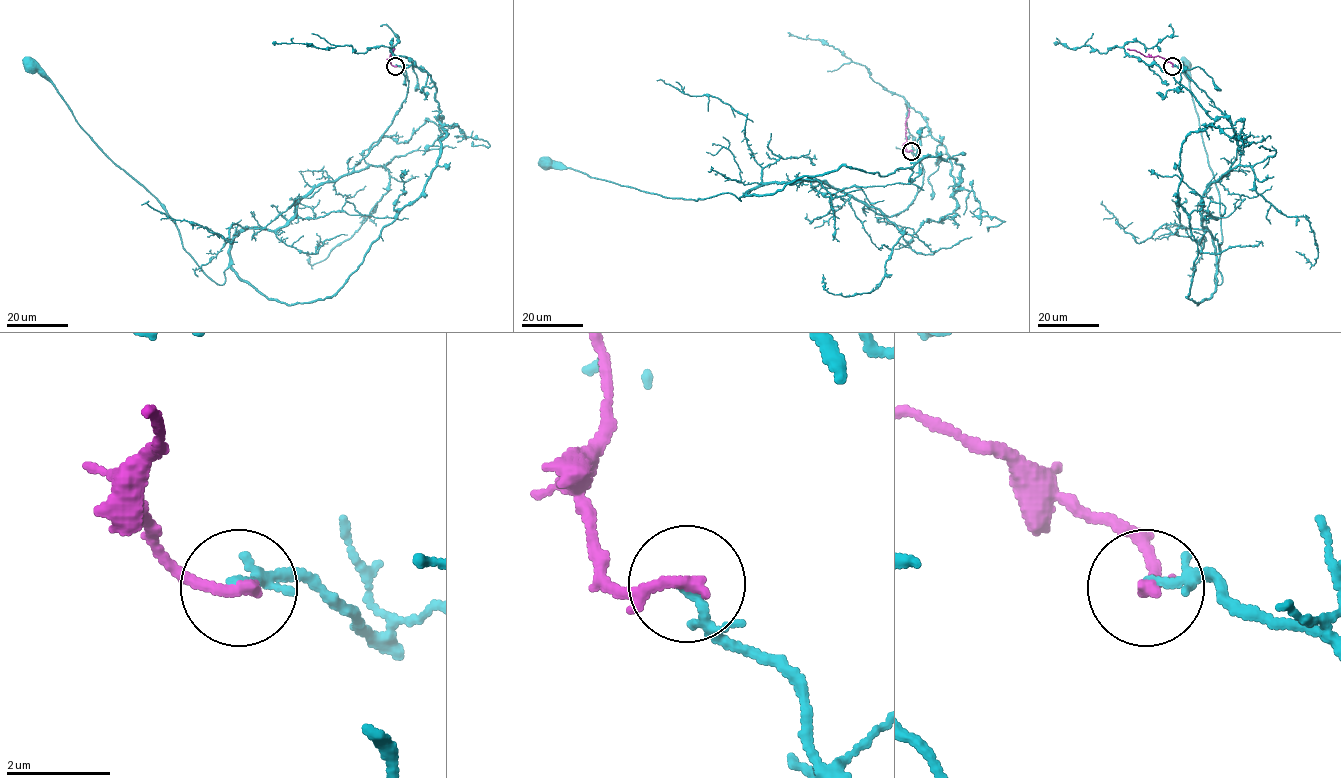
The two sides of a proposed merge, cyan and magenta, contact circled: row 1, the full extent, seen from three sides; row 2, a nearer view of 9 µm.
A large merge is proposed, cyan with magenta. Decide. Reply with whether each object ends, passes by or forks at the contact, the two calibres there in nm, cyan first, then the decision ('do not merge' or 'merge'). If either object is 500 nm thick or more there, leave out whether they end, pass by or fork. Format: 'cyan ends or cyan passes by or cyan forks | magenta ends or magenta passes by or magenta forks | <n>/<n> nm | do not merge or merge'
cyan passes by | magenta ends | 130/260 nm | do not merge

